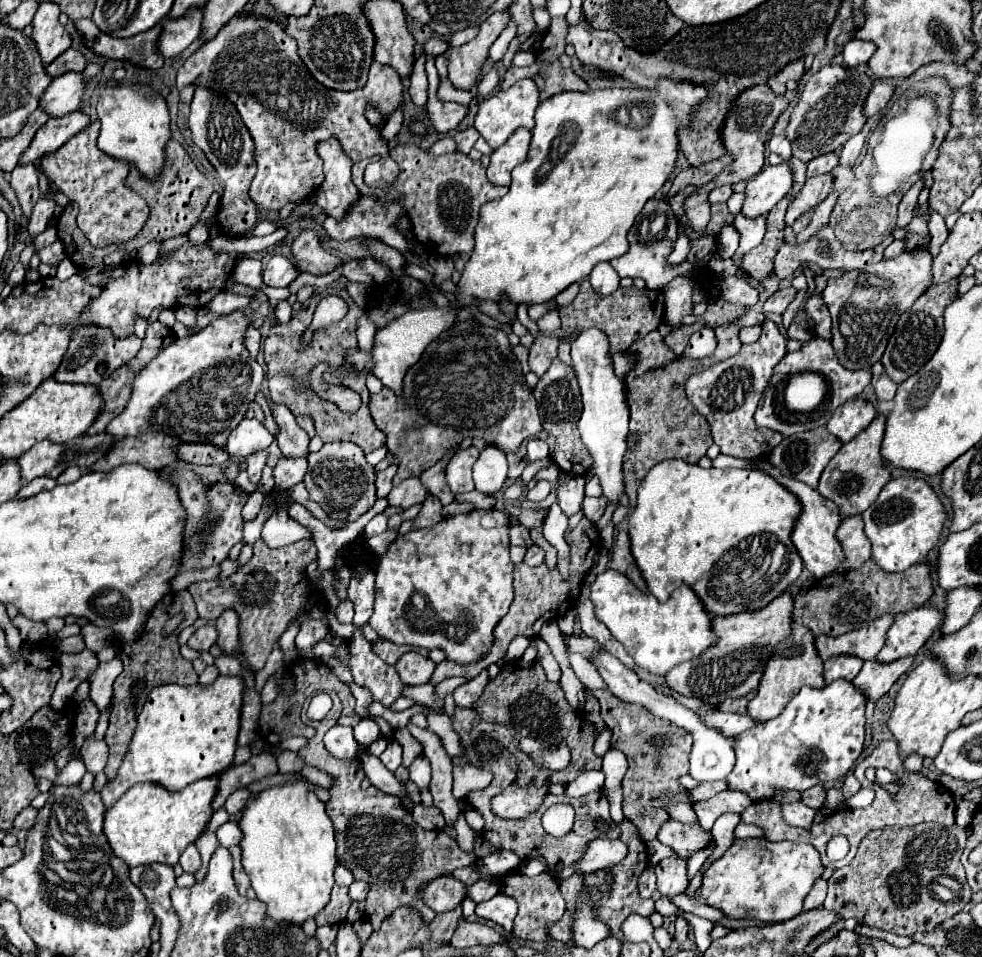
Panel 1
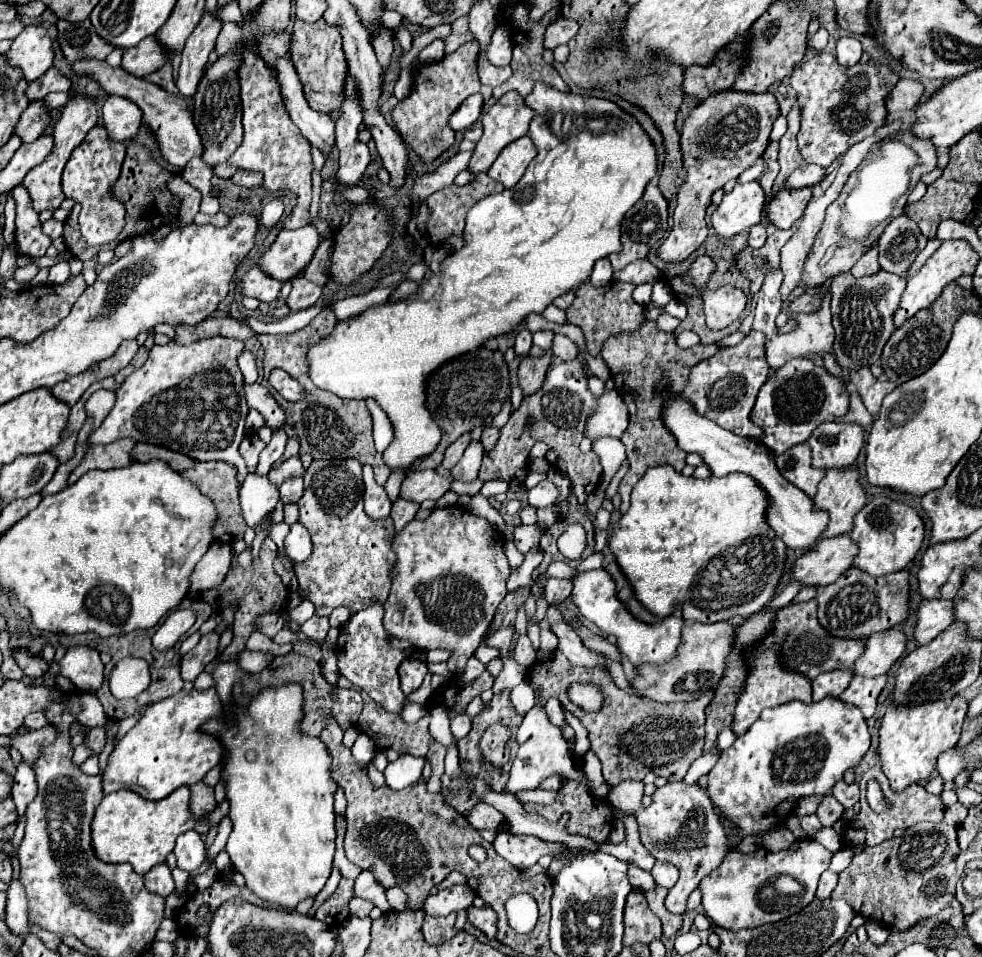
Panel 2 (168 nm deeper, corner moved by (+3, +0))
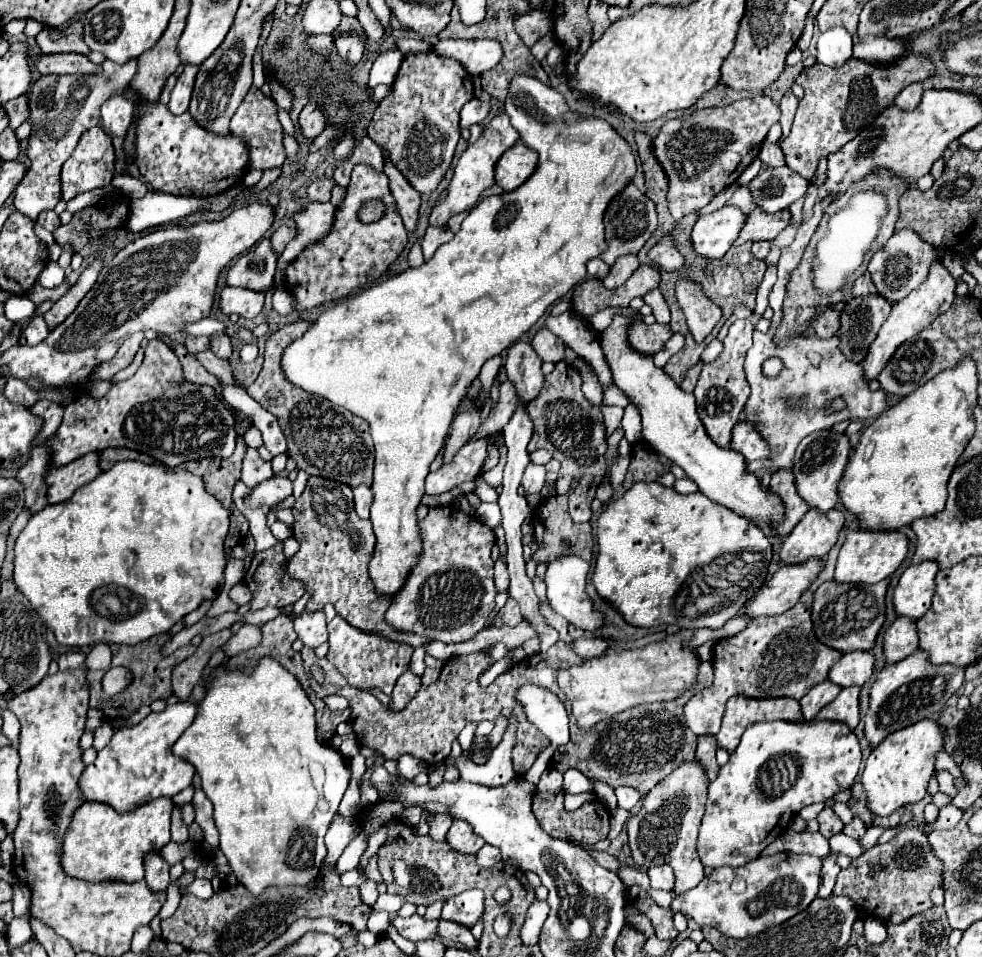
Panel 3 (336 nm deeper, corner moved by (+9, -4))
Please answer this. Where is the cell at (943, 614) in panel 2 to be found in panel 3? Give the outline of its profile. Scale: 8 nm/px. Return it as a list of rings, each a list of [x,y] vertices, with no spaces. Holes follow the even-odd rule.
[[[898,617],[884,633],[884,661],[898,663],[918,649],[916,621],[908,617]]]

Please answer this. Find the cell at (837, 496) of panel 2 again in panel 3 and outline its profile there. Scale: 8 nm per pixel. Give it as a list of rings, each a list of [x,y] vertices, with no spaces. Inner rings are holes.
[[[808,509],[802,521],[784,539],[780,559],[784,565],[800,565],[808,559],[824,559],[838,541],[838,533],[844,527],[844,515],[840,509],[820,513]]]

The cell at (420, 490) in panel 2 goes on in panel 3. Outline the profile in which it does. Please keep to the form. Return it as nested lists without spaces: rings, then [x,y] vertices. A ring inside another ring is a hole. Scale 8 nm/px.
[[[472,441],[466,443],[450,463],[444,463],[438,471],[428,473],[426,477],[426,493],[428,495],[440,495],[450,491],[452,487],[464,483],[464,481],[474,481],[480,475],[482,463],[488,455],[488,441]]]

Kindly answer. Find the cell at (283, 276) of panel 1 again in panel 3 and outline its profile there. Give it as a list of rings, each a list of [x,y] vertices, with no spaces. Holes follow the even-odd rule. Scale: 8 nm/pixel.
[[[224,287],[220,293],[220,311],[224,317],[236,313],[244,319],[254,319],[264,307],[264,295],[240,287]]]

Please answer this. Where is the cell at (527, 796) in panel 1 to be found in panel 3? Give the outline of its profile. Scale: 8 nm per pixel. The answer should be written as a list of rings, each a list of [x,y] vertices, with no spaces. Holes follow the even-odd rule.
[[[454,821],[452,827],[448,829],[446,841],[450,847],[454,847],[454,851],[458,853],[466,853],[466,855],[476,855],[478,849],[484,845],[474,833],[472,827],[466,821]]]

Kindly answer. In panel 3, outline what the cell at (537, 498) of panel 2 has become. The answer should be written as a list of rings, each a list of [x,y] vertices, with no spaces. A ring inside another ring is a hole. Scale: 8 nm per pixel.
[[[530,463],[524,471],[524,477],[522,477],[522,487],[528,495],[536,495],[540,493],[540,489],[544,487],[544,481],[546,481],[546,469],[542,465],[536,465],[536,463]]]

